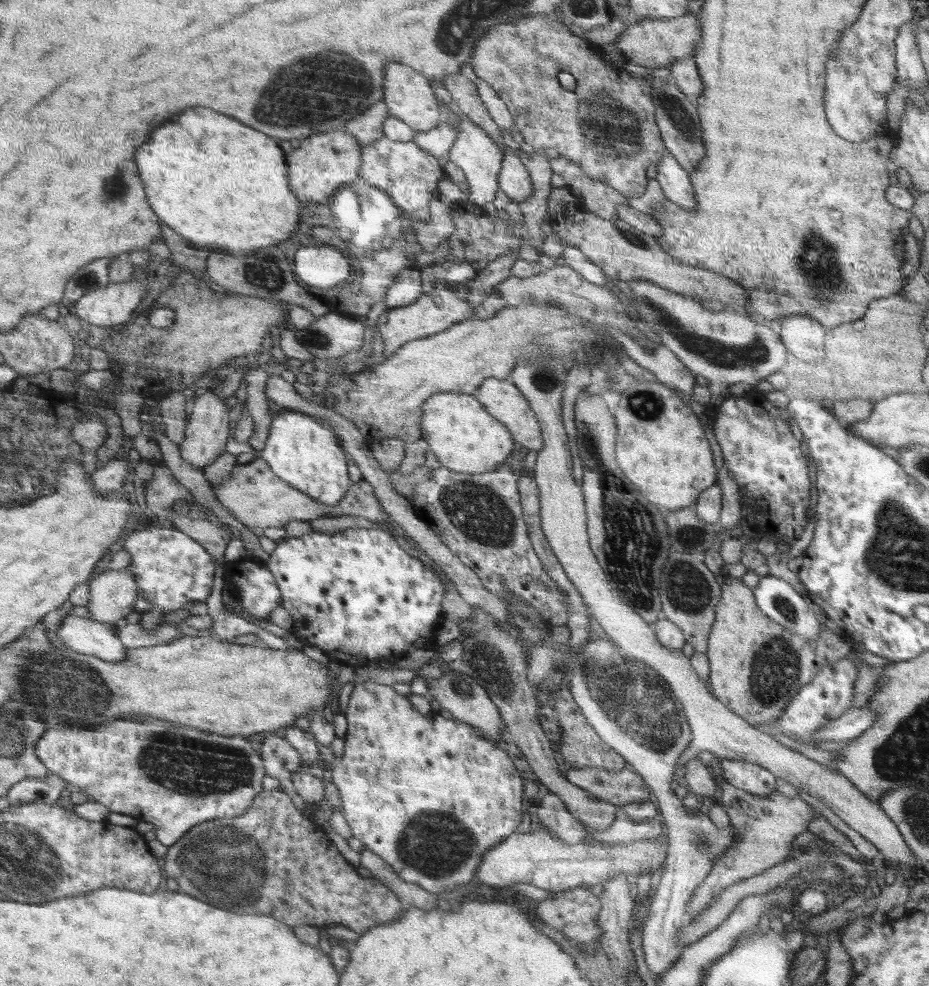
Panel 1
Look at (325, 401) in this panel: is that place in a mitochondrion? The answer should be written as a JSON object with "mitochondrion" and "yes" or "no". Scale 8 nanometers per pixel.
{"mitochondrion":"no"}

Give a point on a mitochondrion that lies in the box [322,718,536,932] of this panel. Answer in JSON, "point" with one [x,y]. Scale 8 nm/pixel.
{"point":[437,845]}

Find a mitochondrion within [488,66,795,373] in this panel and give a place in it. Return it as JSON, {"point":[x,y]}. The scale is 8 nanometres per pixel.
{"point":[612,129]}

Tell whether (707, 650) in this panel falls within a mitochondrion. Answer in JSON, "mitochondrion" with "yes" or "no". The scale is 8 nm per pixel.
{"mitochondrion":"no"}

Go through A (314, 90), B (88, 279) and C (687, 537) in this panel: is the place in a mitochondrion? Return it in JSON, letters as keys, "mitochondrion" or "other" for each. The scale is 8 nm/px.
{"A":"mitochondrion","B":"mitochondrion","C":"mitochondrion"}

